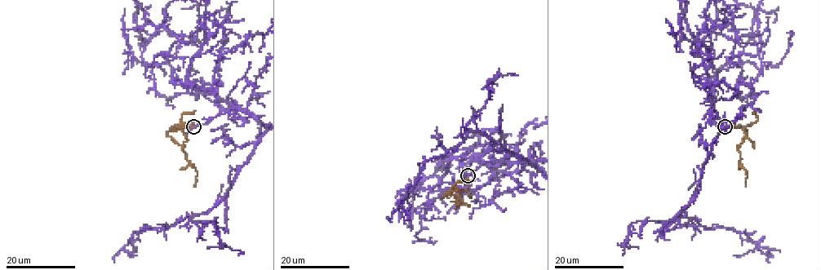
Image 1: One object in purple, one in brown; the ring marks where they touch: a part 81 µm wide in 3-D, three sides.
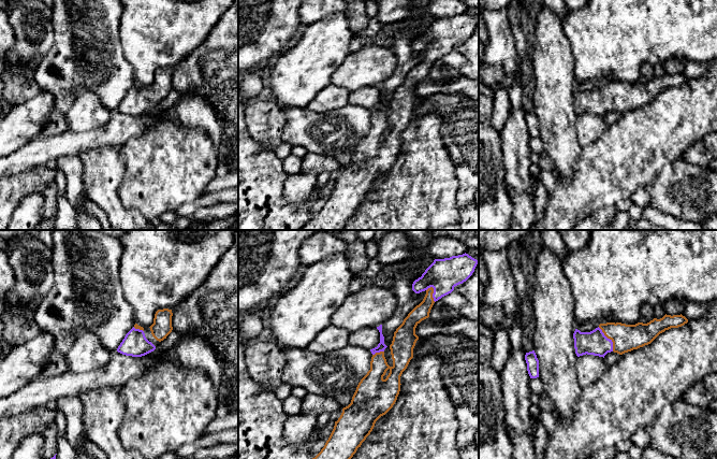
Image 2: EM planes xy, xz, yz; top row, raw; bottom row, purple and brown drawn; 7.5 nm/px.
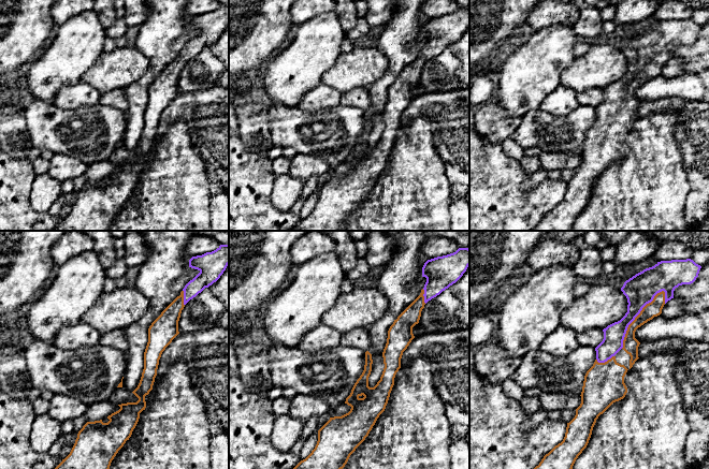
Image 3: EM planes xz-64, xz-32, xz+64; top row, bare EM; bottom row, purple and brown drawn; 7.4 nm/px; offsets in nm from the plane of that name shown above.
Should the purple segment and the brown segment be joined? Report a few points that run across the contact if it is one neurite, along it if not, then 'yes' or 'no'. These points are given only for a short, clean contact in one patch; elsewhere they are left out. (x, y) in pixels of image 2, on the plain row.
yes

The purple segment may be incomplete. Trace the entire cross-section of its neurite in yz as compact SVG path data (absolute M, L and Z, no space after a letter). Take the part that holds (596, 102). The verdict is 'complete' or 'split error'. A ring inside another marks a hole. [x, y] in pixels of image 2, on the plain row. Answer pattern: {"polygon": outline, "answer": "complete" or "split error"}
{"polygon": "M665 73L662 77L654 77L647 83L606 82L600 83L590 91L575 88L573 92L575 113L577 116L587 113L603 117L611 111L623 114L648 104L665 89L682 86L687 82L688 78L682 73L673 75Z", "answer": "split error"}

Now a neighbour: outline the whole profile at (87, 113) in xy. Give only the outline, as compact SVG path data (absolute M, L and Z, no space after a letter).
M84 86L74 91L74 102L64 115L69 129L75 132L87 132L105 126L112 116L103 106L101 99Z

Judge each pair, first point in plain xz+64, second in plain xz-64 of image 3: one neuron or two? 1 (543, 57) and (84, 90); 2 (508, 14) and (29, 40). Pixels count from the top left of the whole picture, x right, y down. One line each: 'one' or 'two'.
1: two
2: one

